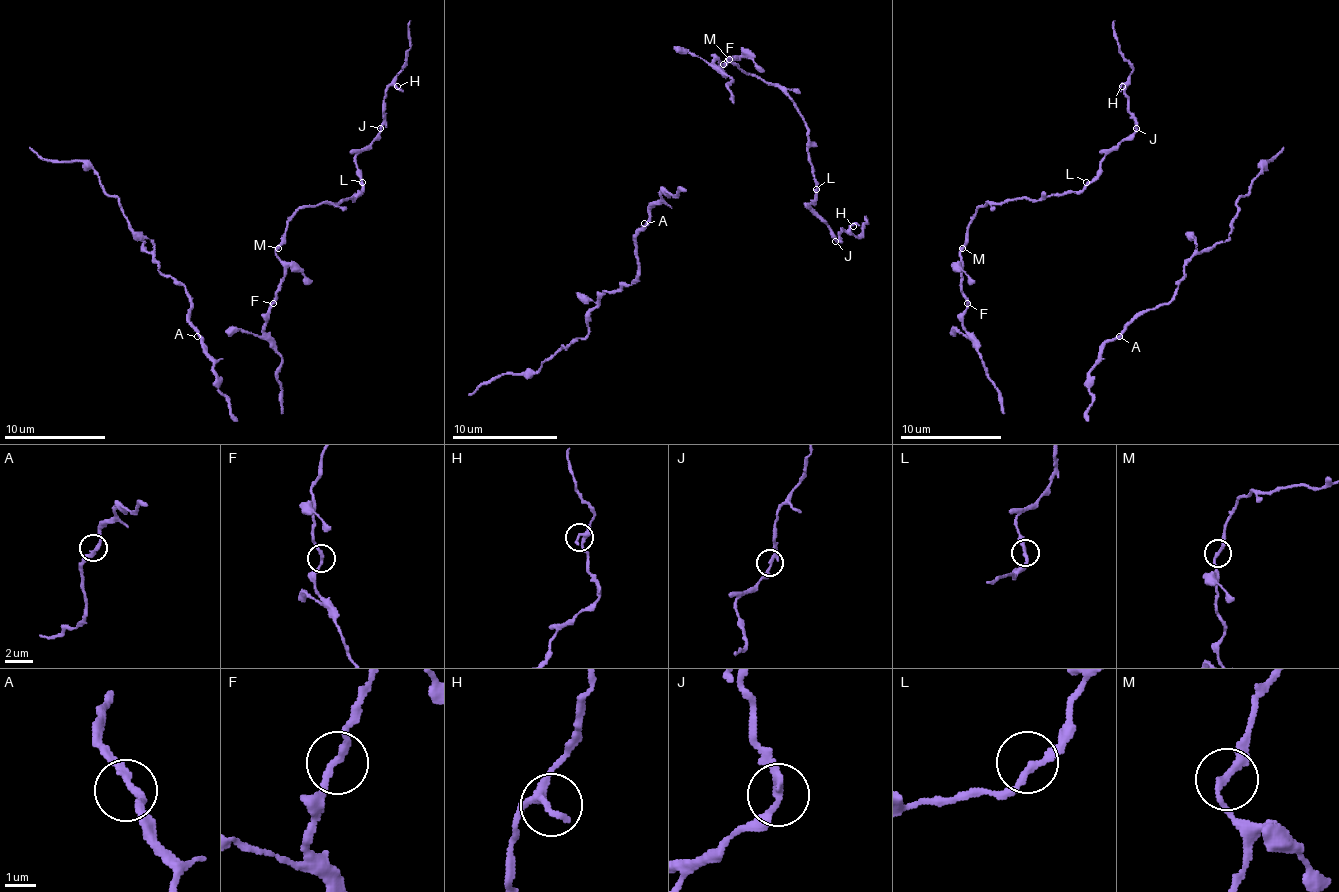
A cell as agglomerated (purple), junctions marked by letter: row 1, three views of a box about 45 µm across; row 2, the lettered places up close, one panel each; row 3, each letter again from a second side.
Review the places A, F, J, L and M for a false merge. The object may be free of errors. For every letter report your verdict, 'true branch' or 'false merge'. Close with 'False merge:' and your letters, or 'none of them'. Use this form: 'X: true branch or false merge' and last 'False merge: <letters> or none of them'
A: true branch
F: true branch
J: false merge
L: true branch
M: true branch
False merge: J

